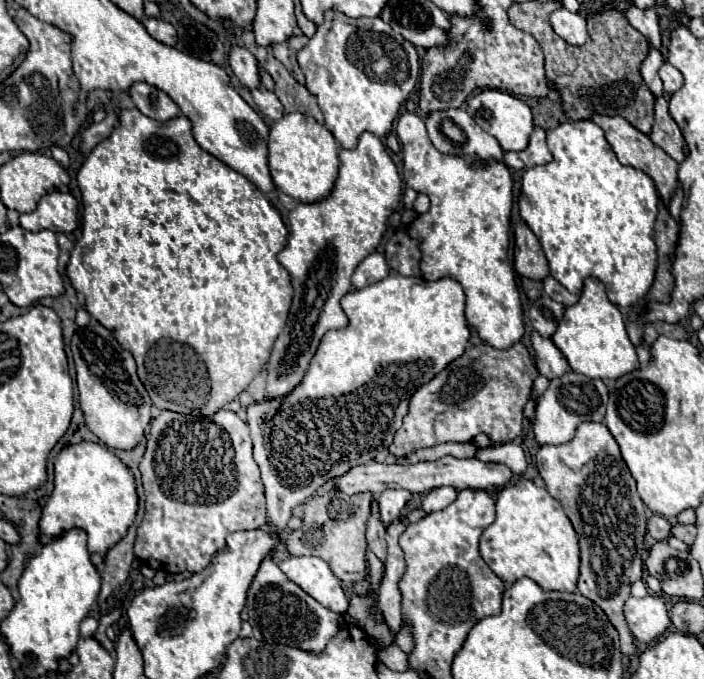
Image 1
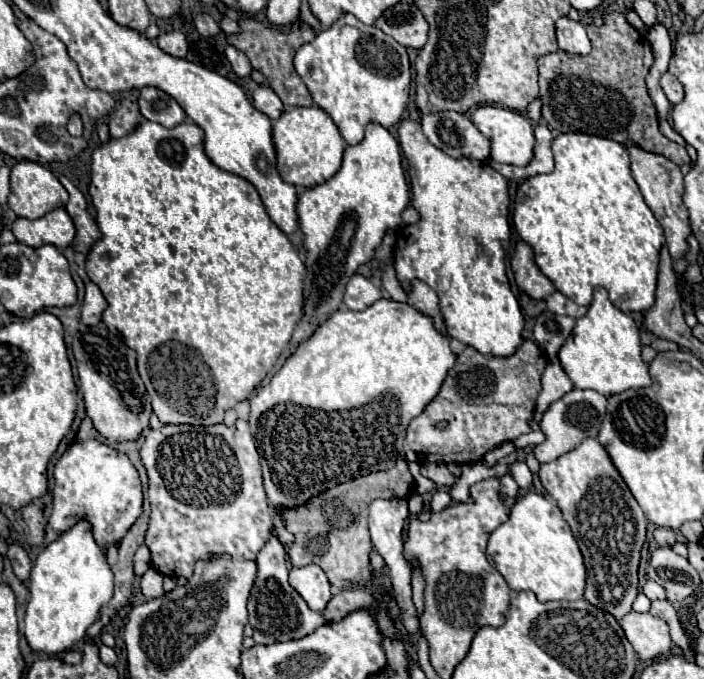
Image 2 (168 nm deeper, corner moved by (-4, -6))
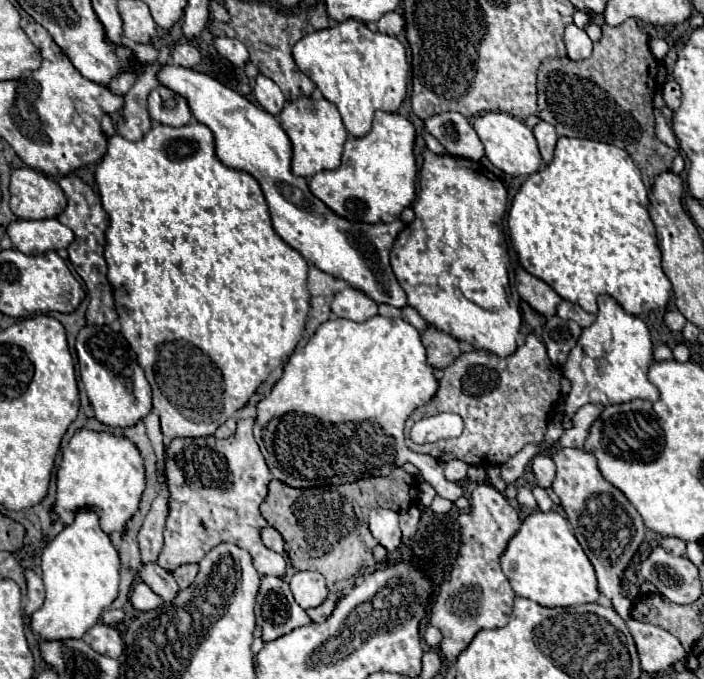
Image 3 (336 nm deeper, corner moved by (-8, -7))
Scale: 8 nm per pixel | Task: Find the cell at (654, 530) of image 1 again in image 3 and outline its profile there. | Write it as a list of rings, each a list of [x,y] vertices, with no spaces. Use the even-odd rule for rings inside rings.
[[[662,537],[660,545],[666,551],[670,551],[672,555],[684,555],[684,549],[686,549],[686,543],[682,539],[678,539],[678,537]]]

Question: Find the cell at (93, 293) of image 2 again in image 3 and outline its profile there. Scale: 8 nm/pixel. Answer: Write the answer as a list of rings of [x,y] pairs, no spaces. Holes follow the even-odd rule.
[[[62,177],[58,183],[68,197],[68,207],[58,217],[58,221],[62,221],[64,225],[68,225],[74,231],[76,239],[68,247],[70,263],[74,265],[76,273],[84,279],[86,289],[88,289],[90,303],[88,303],[86,319],[88,319],[88,323],[94,323],[94,325],[112,323],[112,321],[116,321],[116,309],[114,309],[114,299],[112,299],[112,287],[106,279],[108,265],[106,265],[106,259],[104,259],[104,245],[106,245],[104,233],[106,233],[106,227],[108,227],[108,215],[102,209],[102,203],[96,197],[96,193],[86,183],[82,183],[78,177]]]

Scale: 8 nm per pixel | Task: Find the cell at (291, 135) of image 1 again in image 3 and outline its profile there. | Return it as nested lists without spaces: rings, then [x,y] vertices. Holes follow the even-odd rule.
[[[300,97],[292,103],[286,103],[286,107],[280,113],[280,125],[292,143],[292,173],[294,175],[310,179],[320,171],[334,171],[340,167],[340,157],[342,157],[344,143],[348,139],[348,131],[334,103],[326,99],[314,101],[310,97]]]

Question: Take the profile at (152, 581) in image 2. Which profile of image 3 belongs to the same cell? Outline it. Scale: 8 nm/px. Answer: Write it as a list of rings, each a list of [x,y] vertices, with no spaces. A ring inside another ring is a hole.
[[[138,581],[134,591],[132,591],[132,597],[130,597],[132,605],[138,609],[138,611],[150,611],[154,607],[160,607],[164,601],[160,595],[156,595],[144,581]]]

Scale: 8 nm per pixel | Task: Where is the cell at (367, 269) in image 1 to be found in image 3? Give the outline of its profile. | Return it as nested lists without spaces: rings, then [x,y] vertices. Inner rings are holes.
[[[346,287],[334,295],[332,311],[344,319],[366,321],[378,313],[378,305],[364,291],[354,289],[354,287]]]

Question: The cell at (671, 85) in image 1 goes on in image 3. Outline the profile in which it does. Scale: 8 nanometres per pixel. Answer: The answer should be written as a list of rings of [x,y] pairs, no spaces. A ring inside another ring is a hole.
[[[668,79],[668,81],[664,83],[662,95],[664,95],[666,105],[668,105],[672,111],[676,111],[676,109],[680,107],[680,97],[682,97],[682,93],[680,93],[680,85],[678,85],[674,79]]]

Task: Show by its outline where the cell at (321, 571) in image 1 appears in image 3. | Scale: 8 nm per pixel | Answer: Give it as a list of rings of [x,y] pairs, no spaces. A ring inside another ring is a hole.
[[[298,571],[290,577],[290,589],[300,607],[312,609],[324,603],[328,597],[328,589],[324,577],[318,571]]]

